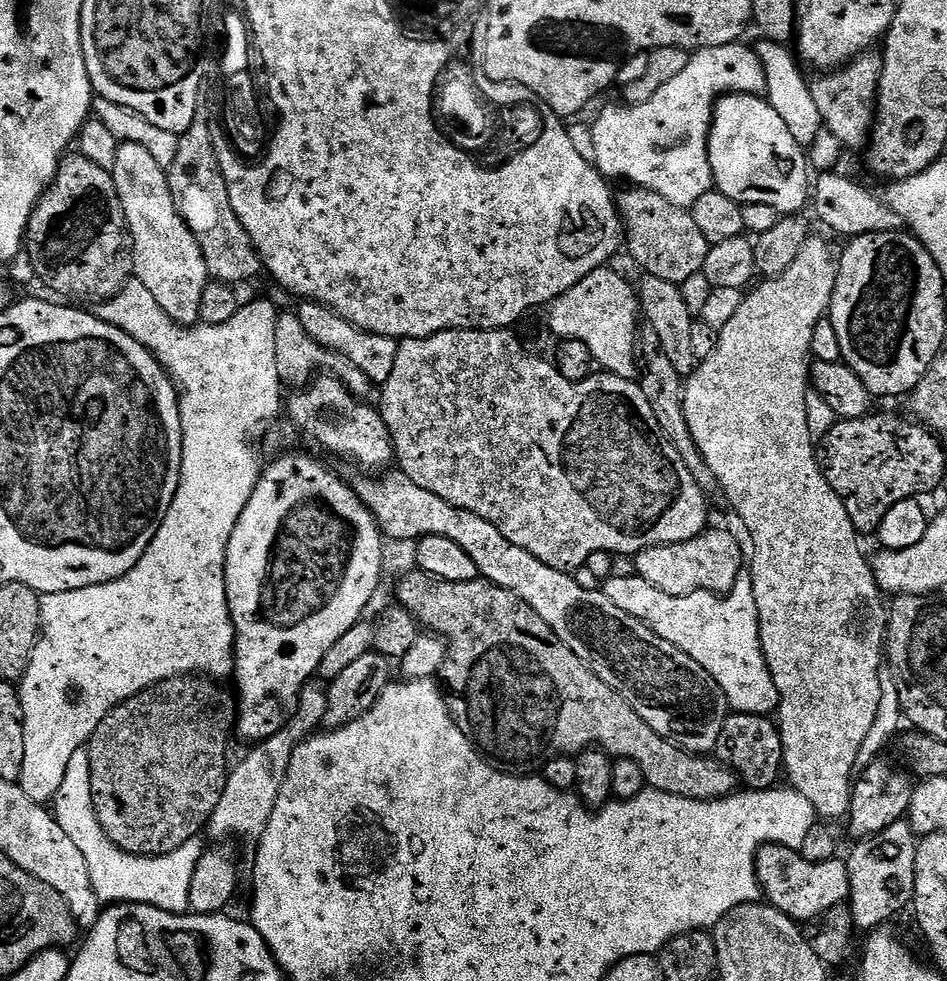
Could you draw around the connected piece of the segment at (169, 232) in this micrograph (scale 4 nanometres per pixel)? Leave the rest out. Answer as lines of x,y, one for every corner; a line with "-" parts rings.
126,143
120,144
110,171
132,235
135,279
150,290
154,302
162,306
174,323
195,325
200,318
202,290
210,283
208,263
202,254
200,239
188,229
187,222
174,206
167,171
154,162
141,144

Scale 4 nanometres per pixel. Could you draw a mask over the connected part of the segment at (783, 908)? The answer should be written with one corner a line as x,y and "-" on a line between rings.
763,844
756,855
756,877
763,899
797,922
811,922
834,906
851,897
850,874
843,859
827,860
824,864
806,862
795,848
781,844

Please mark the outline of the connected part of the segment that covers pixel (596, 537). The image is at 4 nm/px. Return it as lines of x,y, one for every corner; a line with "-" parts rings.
447,328
445,332
427,336
424,340
399,341
394,371
379,389
378,401
380,413
390,430
394,460
399,471
408,476
410,482
422,486
422,490
430,490
430,494
438,494
438,498
450,502
450,506
458,506
462,510
470,510
470,514
478,514
478,518
486,518
486,522
498,526
498,530
502,530
503,536
514,542
514,546
522,546
522,550
534,554
538,562
546,562
546,566
566,573
576,570
572,568
583,569
590,554
599,551
635,558
648,548
686,542
706,531
710,524
708,504
704,501
707,500
706,493
700,489
698,482
694,482
690,470
686,470
682,454
678,454
670,438
662,434
662,426
658,426
658,418
654,418
654,410
650,410
650,402
646,402
646,394
642,394
639,383
611,374
593,374
582,382
570,382
558,374
551,359
531,356
514,333
507,328

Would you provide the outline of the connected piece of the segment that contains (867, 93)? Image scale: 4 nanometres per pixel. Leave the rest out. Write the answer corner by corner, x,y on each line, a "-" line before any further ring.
869,50
851,64
811,81
814,103
818,106
823,127
831,131
845,149
863,149
869,143
876,123
876,95
883,61
883,55

